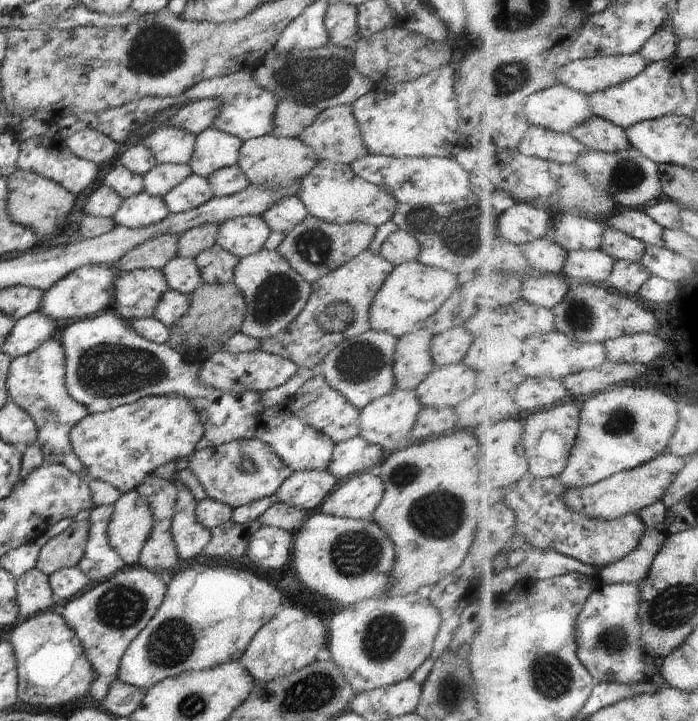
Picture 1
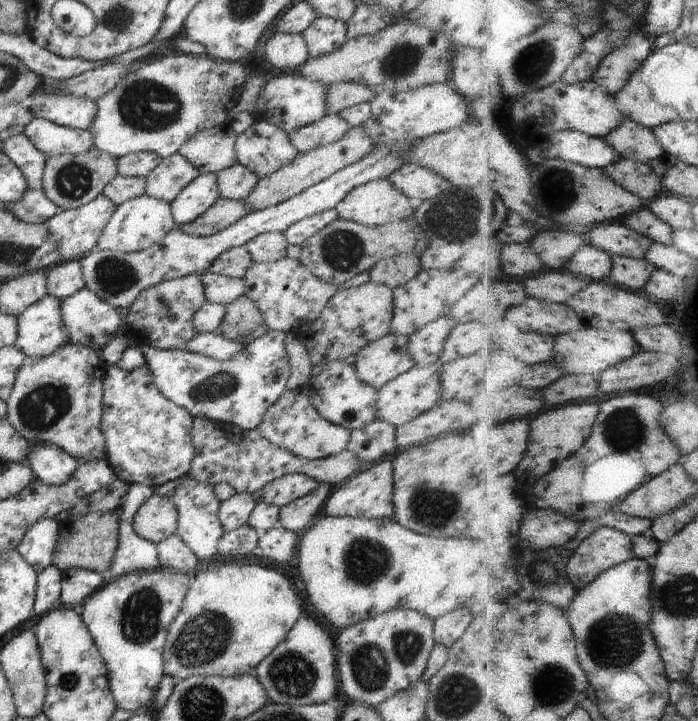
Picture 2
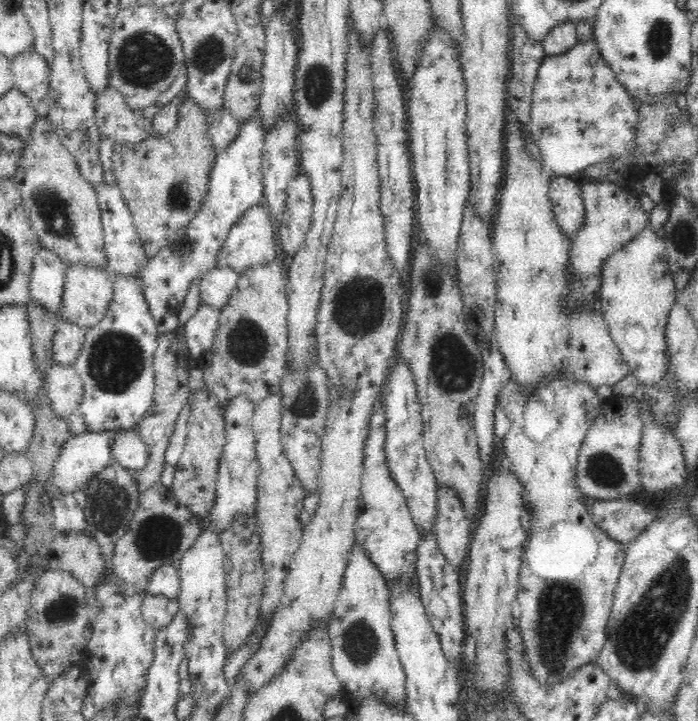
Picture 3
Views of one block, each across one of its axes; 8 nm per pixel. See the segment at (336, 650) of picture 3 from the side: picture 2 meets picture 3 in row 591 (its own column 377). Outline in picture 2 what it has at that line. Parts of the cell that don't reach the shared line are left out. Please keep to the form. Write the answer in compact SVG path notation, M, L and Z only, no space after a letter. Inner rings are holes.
M388 334L357 353L353 362L360 381L378 390L415 366L406 336Z

